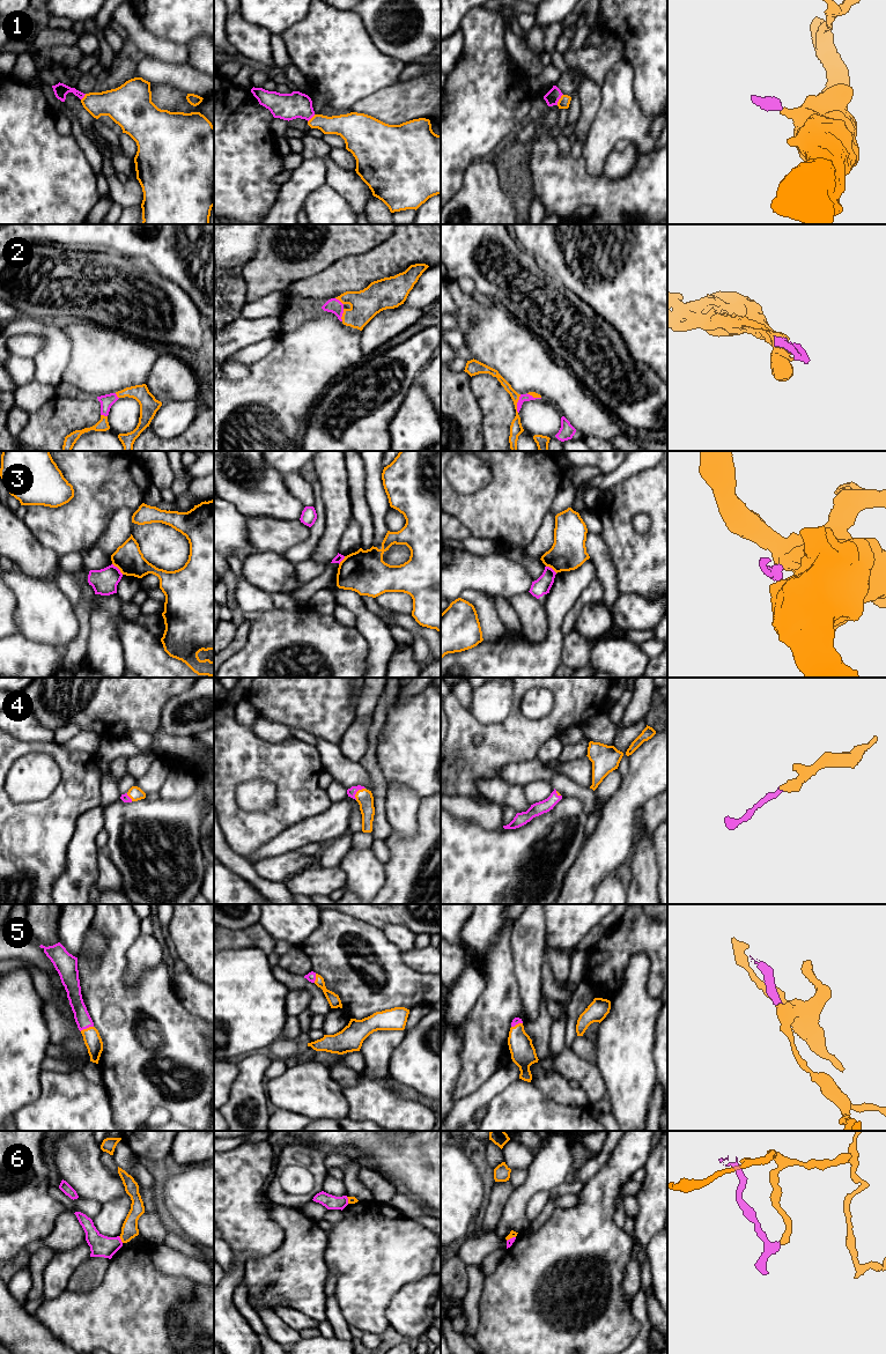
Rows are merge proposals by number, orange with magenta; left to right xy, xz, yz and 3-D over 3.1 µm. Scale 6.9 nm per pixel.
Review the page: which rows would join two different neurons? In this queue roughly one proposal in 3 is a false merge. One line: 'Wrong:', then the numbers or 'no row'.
Wrong: 3, 6

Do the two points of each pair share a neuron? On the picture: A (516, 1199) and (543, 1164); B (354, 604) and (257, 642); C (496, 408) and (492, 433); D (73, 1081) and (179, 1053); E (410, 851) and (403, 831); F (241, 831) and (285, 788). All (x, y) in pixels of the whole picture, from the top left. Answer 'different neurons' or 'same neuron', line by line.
A: same neuron
B: different neurons
C: same neuron
D: different neurons
E: different neurons
F: same neuron

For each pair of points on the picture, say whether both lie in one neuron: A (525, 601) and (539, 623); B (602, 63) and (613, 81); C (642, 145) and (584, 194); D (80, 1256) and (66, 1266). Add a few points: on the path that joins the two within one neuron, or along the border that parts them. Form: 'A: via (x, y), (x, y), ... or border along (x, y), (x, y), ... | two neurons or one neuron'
A: via (526, 607), (533, 618) | one neuron
B: border along (622, 59), (607, 73), (600, 87) | two neurons
C: border along (655, 148), (647, 153), (639, 152) | two neurons
D: via (76, 1256), (69, 1263) | one neuron

